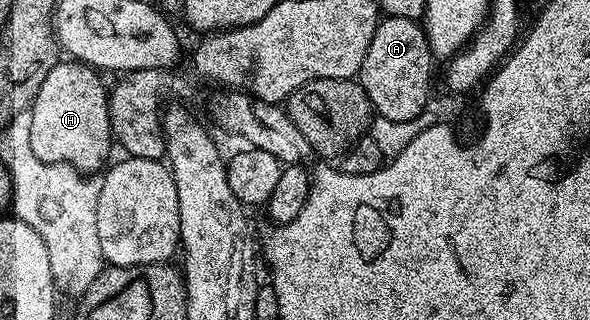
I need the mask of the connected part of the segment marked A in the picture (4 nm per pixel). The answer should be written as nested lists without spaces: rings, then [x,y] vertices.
[[[384,16],[373,35],[373,43],[369,43],[369,51],[365,51],[365,59],[361,63],[357,76],[365,95],[371,101],[372,110],[378,116],[394,121],[417,119],[417,115],[421,115],[421,111],[425,111],[428,101],[433,97],[433,93],[431,93],[431,61],[433,62],[433,54],[427,42],[427,35],[423,32],[423,26],[419,21]]]

